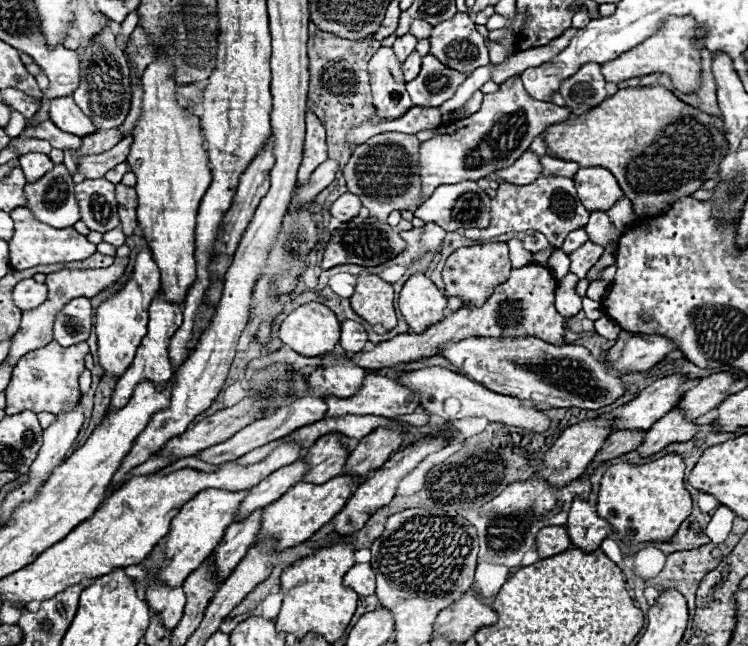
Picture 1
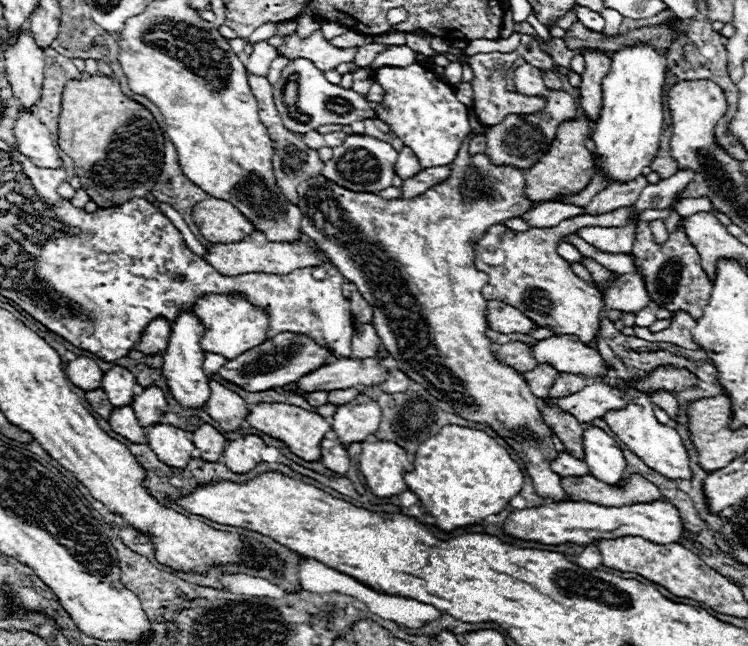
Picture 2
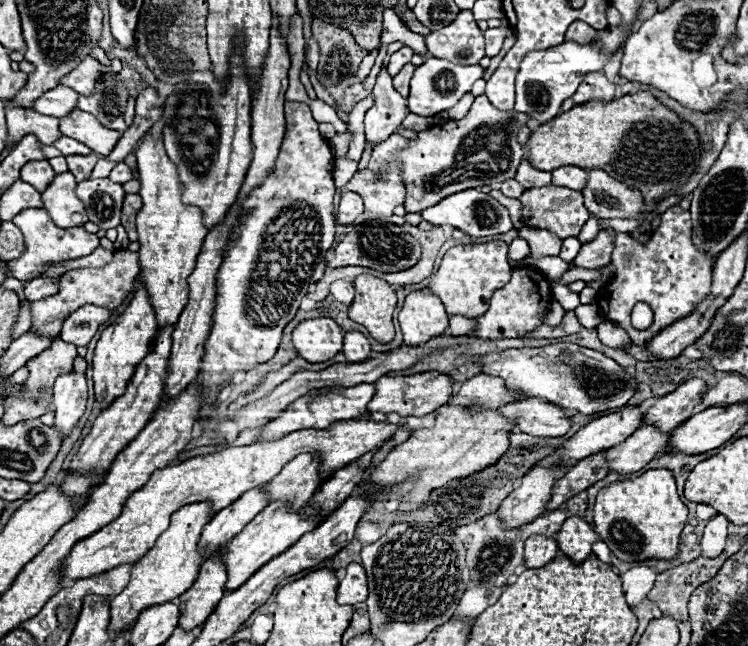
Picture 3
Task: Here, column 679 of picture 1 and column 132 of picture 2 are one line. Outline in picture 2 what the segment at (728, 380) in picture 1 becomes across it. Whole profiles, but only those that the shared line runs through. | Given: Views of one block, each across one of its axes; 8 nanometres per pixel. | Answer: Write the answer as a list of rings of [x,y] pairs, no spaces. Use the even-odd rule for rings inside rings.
[[[158,386],[144,388],[144,394],[134,396],[134,402],[130,404],[136,412],[136,418],[146,428],[150,424],[160,424],[164,412],[166,412],[166,396]]]

